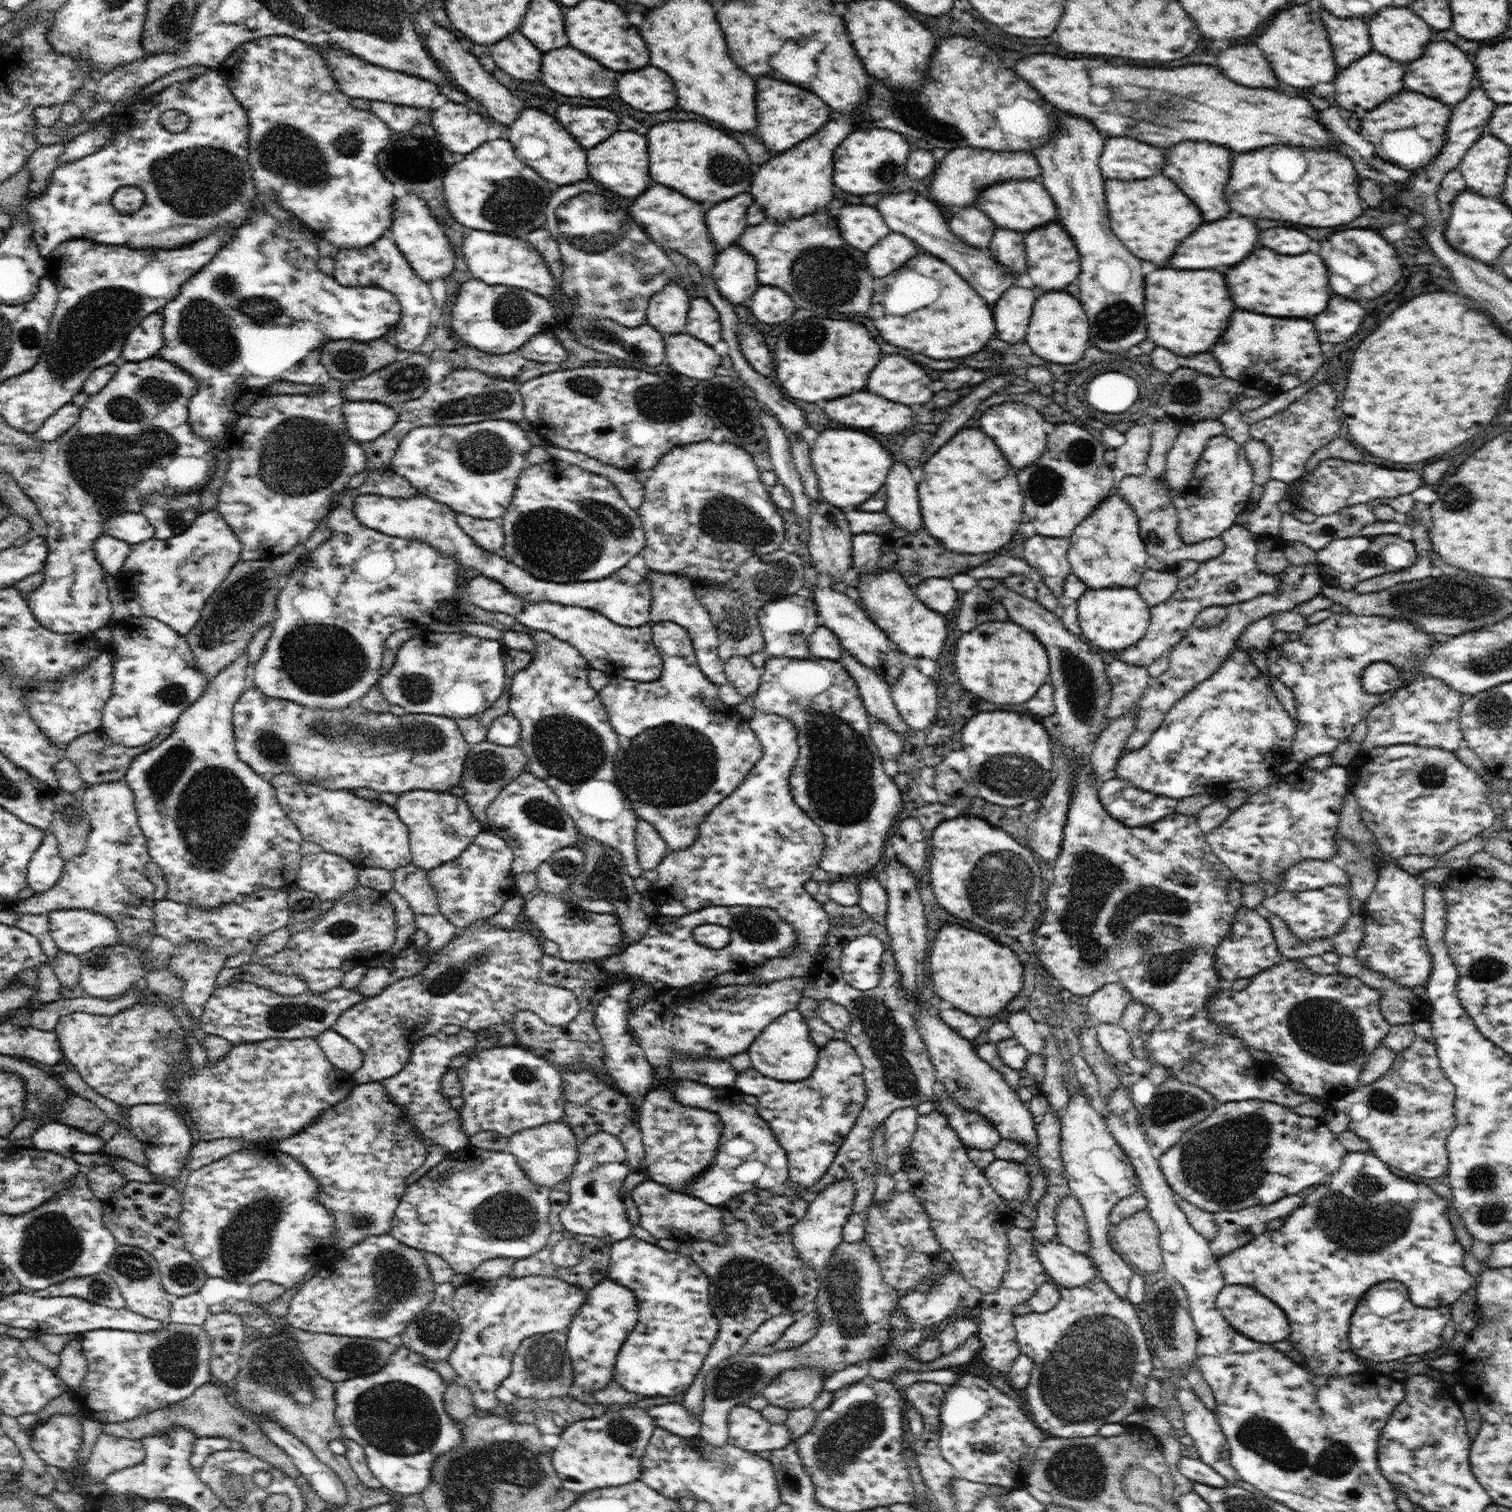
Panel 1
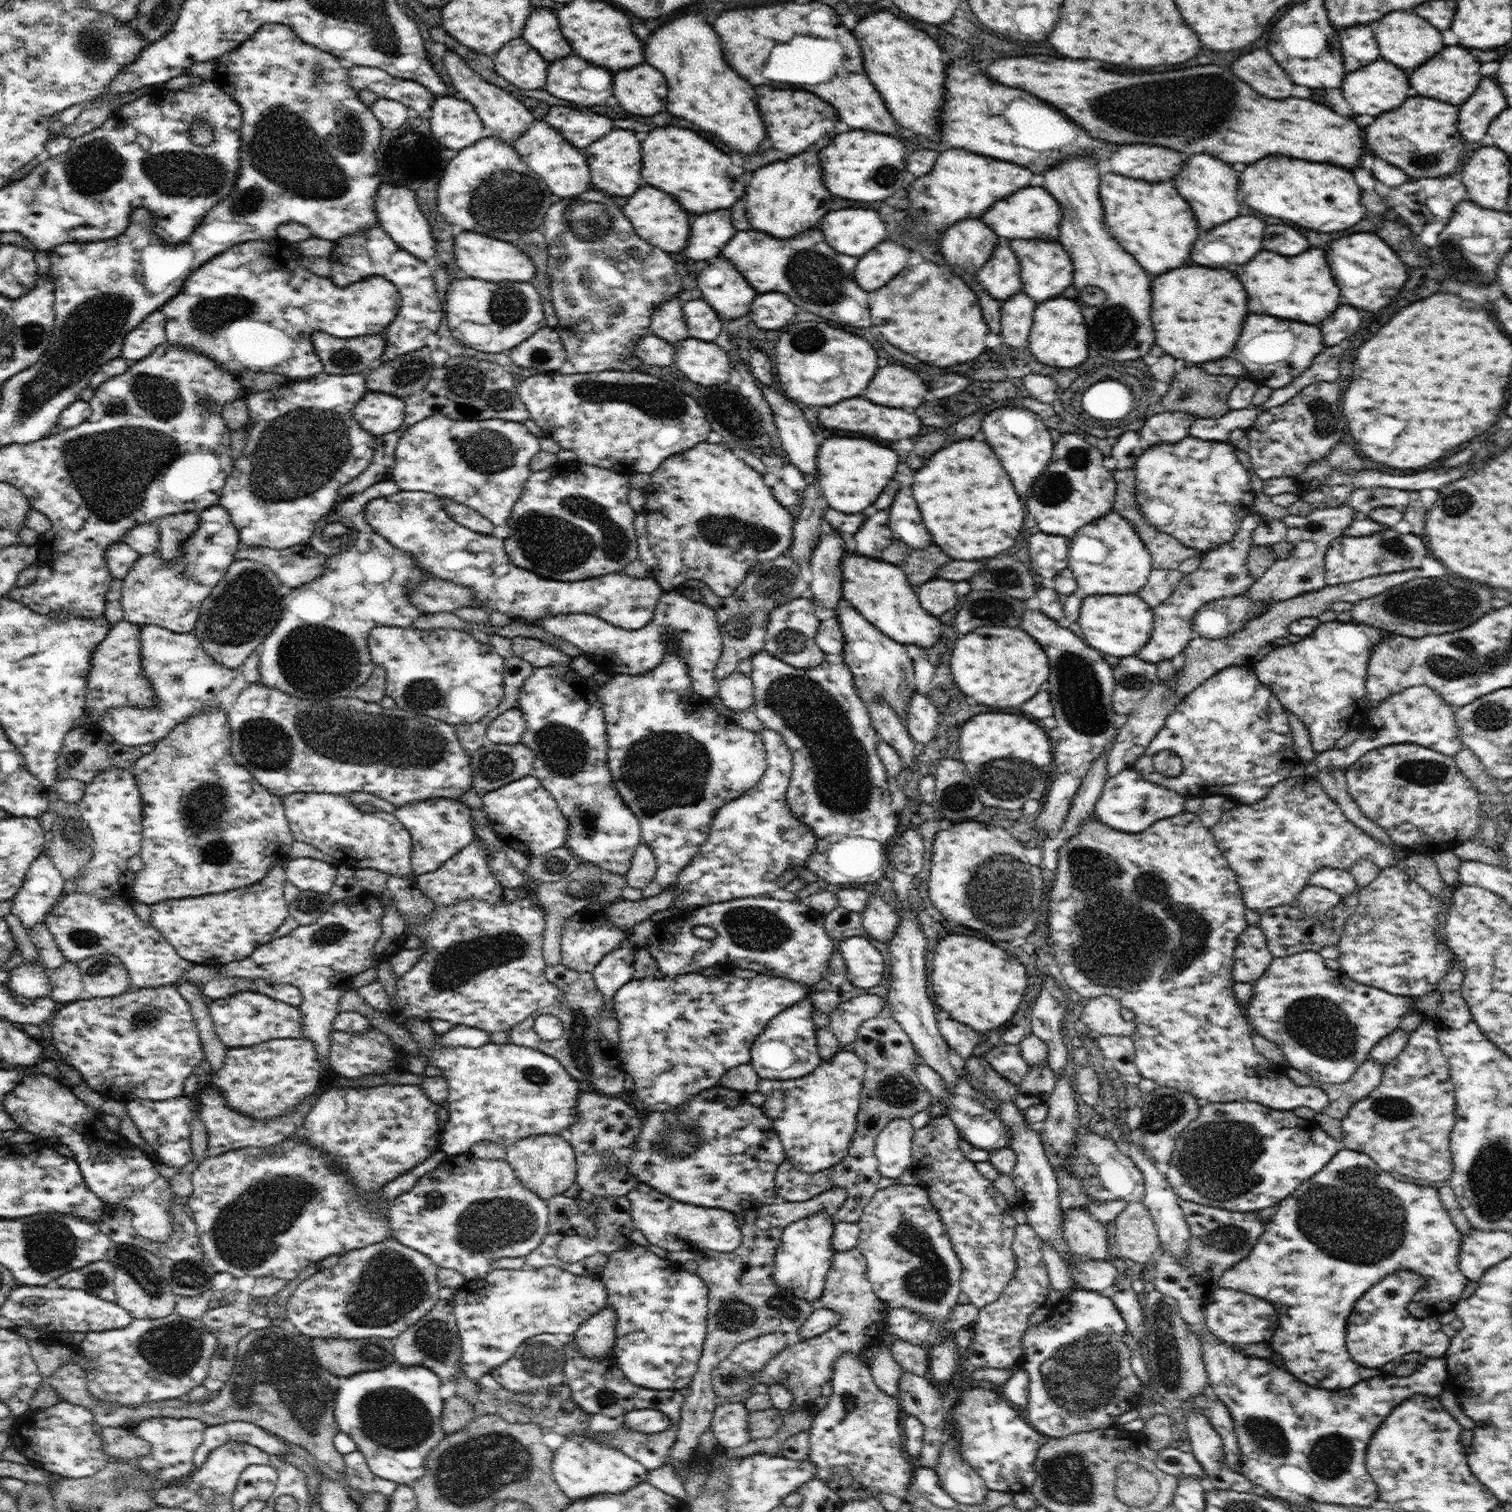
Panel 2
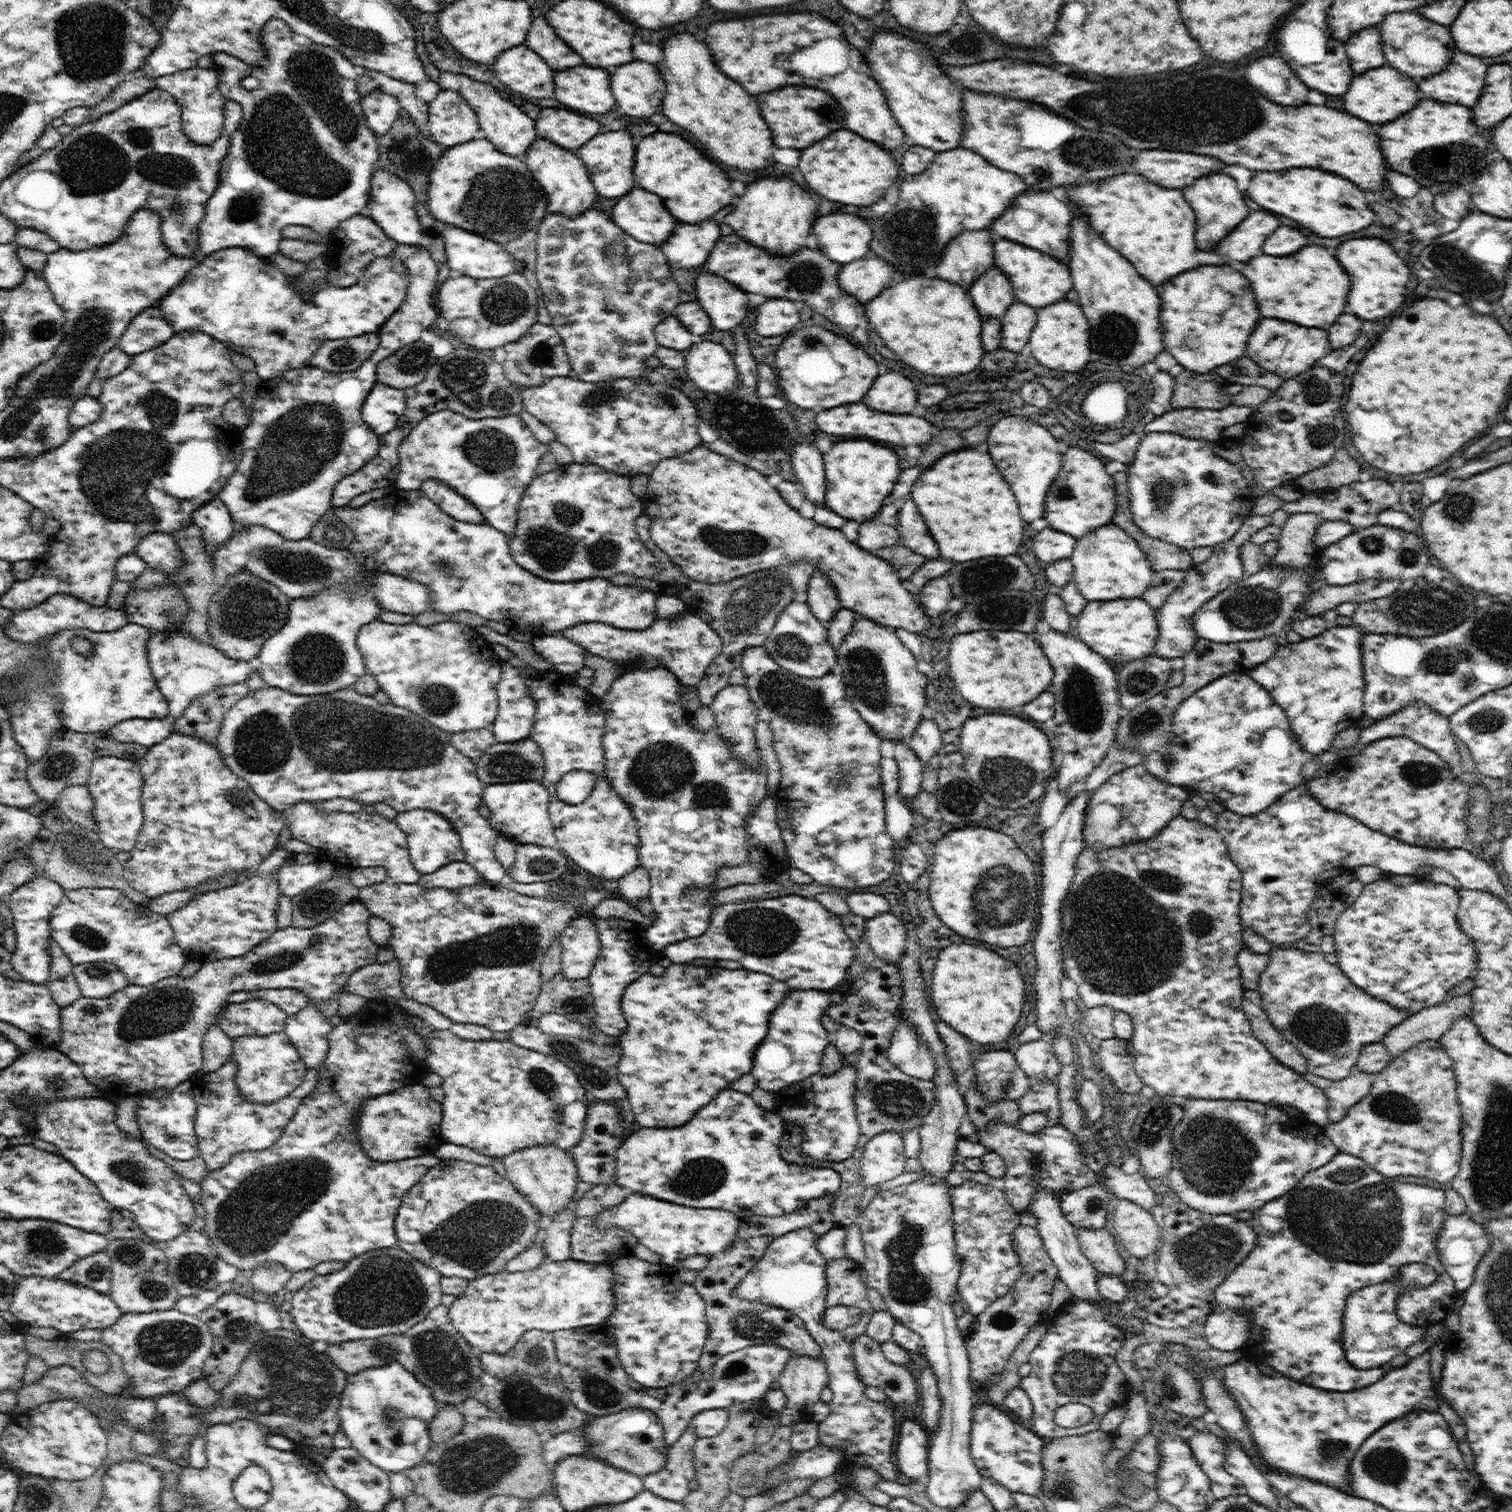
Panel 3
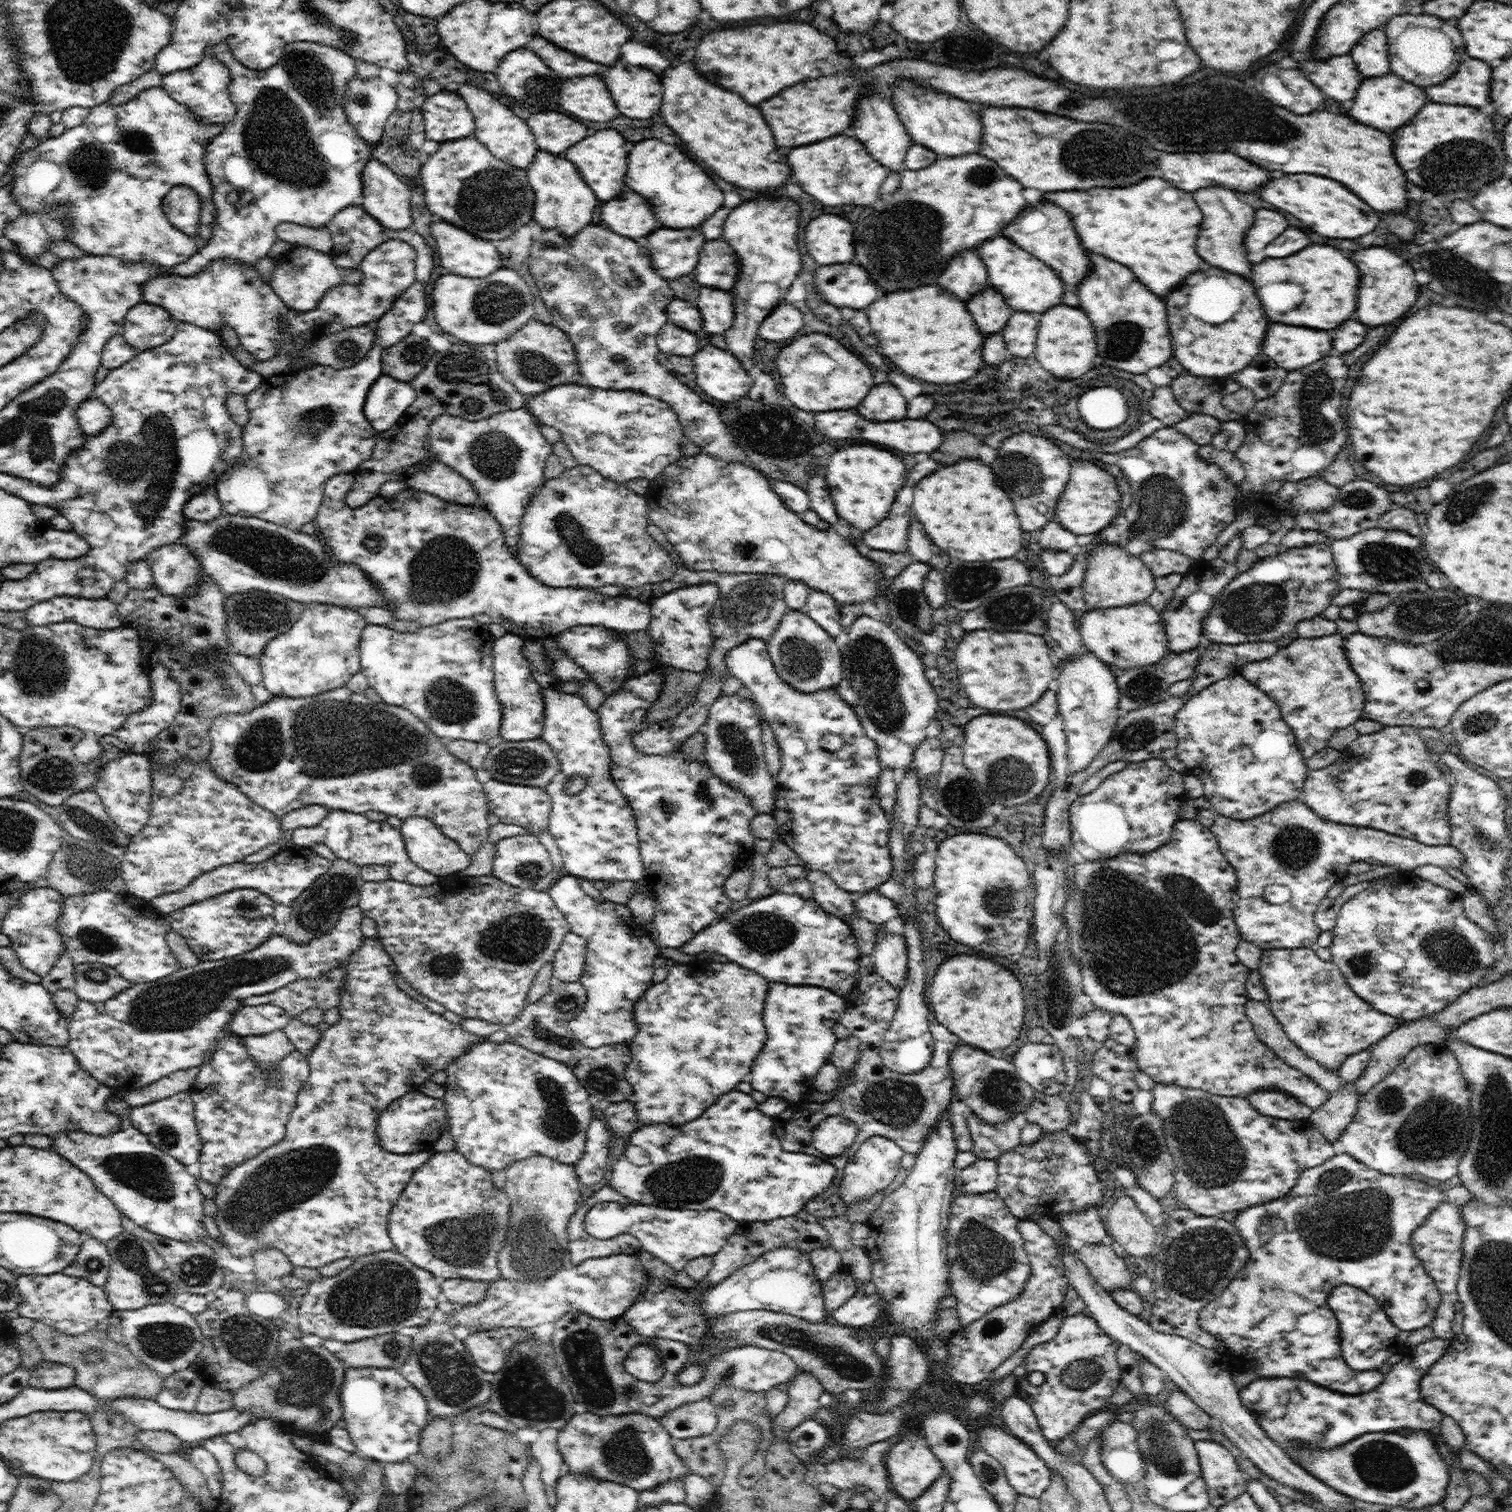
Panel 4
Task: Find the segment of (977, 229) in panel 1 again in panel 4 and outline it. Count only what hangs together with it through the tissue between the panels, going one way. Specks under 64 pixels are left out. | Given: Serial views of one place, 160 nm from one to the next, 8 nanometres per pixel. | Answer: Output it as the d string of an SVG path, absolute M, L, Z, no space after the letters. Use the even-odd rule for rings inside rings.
M961 250L950 260L938 284L966 302L972 298L972 294L978 294L988 284L986 276L988 268L980 254L976 250Z

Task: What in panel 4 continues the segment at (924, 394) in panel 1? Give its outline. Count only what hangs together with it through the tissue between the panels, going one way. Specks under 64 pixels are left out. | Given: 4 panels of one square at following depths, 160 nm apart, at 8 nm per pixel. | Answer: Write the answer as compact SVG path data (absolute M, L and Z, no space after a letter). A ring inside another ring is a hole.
M886 382L886 384L876 384L868 392L868 396L858 406L858 412L868 420L888 422L888 420L906 418L906 408L908 406L902 392Z

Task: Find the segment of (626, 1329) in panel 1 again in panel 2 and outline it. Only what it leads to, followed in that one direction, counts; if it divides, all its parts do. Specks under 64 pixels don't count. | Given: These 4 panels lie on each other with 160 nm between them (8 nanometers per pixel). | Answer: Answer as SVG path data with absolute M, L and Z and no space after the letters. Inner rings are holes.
M606 1303L605 1307L584 1321L575 1332L575 1343L588 1359L600 1357L613 1350L616 1340L616 1309Z

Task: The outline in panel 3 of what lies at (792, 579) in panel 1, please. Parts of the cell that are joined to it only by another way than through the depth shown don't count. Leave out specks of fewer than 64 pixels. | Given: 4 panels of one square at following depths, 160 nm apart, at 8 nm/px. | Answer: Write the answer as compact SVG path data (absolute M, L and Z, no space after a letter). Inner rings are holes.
M643 512L636 519L635 527L644 546L655 556L658 562L658 571L648 579L626 573L612 575L609 579L618 586L644 587L656 594L657 598L662 595L680 598L684 601L688 611L700 615L700 618L703 618L704 622L707 622L720 635L723 642L722 650L712 661L697 686L701 704L710 706L718 691L728 685L730 673L739 666L745 649L752 646L763 646L776 619L793 601L792 596L794 596L795 590L788 578L788 570L786 567L755 570L724 584L710 584L709 582L692 580L671 562L670 557L664 551L660 551L652 543L649 531L650 517L647 512Z

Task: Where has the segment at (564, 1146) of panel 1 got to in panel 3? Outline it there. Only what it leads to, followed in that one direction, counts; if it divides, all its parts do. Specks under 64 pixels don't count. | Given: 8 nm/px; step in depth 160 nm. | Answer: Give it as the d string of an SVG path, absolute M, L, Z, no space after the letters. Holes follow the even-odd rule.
M538 1145L522 1150L503 1158L505 1165L505 1177L539 1210L539 1215L544 1218L543 1228L548 1220L552 1220L562 1209L574 1205L572 1198L576 1192L576 1183L579 1181L577 1168L570 1151L562 1150L559 1146Z

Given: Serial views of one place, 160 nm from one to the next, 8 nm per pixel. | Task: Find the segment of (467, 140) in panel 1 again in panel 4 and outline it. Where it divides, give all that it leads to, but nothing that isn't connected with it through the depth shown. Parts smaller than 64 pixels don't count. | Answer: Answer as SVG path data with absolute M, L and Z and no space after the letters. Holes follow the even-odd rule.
M442 88L420 107L428 139L436 142L456 140L474 132L474 115L466 110L466 102L456 92Z

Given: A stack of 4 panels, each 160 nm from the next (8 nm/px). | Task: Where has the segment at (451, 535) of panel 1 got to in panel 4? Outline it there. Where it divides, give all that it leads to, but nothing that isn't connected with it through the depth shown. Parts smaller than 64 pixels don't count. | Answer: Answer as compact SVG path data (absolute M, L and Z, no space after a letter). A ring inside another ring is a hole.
M351 473L338 474L326 481L324 489L324 498L319 506L318 514L314 521L316 524L318 537L322 544L328 548L328 552L332 554L337 563L351 563L359 566L372 582L383 592L385 596L385 608L392 609L397 620L413 620L422 627L439 625L441 622L447 621L450 618L466 618L473 617L475 614L488 614L492 618L492 622L501 624L508 633L521 636L525 640L546 639L550 636L557 635L572 627L580 625L602 625L606 628L613 628L616 631L630 633L634 630L647 630L651 621L651 604L641 601L637 598L630 598L626 595L617 597L609 597L603 595L598 589L584 587L560 587L554 588L546 586L544 583L538 582L529 572L528 569L518 560L518 557L510 547L506 545L504 534L500 523L490 514L490 511L481 506L466 506L465 504L454 504L446 502L438 498L434 494L424 492L418 489L406 488L398 492L393 497L382 497L378 494L373 499L370 499L364 506L352 508L345 503L345 494L353 483L353 475Z

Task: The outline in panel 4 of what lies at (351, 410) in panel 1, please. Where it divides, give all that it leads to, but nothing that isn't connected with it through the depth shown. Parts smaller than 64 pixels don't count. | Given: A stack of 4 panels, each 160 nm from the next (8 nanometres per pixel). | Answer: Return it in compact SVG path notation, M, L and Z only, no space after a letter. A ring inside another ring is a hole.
M382 374L368 391L364 413L372 428L380 434L411 411L414 400L416 393L410 382L400 382Z

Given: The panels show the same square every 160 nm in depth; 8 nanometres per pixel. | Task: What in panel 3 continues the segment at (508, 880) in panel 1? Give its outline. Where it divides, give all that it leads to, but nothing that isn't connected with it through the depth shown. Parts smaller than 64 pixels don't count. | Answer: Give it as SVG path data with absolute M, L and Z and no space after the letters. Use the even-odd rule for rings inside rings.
M464 860L451 862L441 869L435 870L432 874L422 875L418 884L426 889L453 890L482 883L484 880L482 875Z

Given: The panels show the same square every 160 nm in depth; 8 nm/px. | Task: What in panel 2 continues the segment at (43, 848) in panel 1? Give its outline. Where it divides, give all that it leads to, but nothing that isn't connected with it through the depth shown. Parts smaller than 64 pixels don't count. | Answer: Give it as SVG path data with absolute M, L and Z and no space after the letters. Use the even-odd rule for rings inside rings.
M43 852L32 864L26 873L24 885L12 899L12 912L29 931L38 922L45 922L52 906L64 896L68 883L62 878L63 874L53 865L48 852Z

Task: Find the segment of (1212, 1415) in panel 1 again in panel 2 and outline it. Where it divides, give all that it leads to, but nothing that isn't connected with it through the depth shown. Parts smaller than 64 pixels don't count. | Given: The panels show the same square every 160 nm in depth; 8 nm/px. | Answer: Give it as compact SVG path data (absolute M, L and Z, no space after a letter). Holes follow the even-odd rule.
M1198 1410L1198 1412L1190 1411L1186 1416L1187 1424L1185 1428L1190 1435L1189 1441L1190 1446L1192 1447L1191 1453L1201 1464L1206 1476L1206 1478L1204 1478L1201 1482L1202 1486L1204 1487L1204 1491L1210 1492L1210 1490L1236 1490L1236 1492L1252 1492L1252 1488L1255 1488L1256 1484L1253 1483L1246 1475L1229 1469L1229 1466L1225 1461L1222 1438L1220 1438L1220 1434L1214 1430L1208 1417L1206 1417L1204 1414L1201 1414L1200 1410Z

